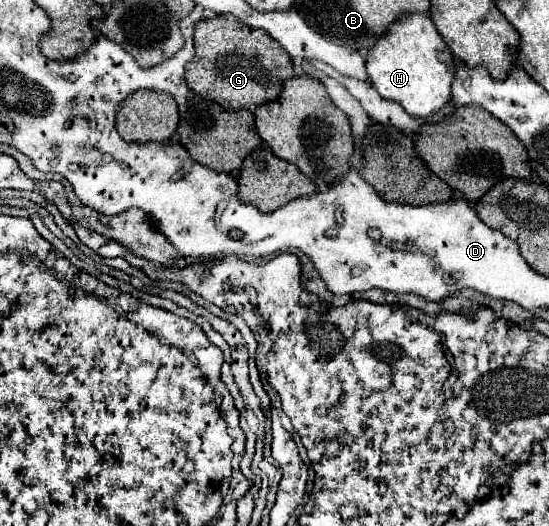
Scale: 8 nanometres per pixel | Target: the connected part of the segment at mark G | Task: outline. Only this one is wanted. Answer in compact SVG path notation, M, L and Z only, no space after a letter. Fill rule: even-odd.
M233 16L201 20L195 28L195 58L187 68L187 86L229 110L249 108L277 100L283 84L295 76L289 54L265 30L255 30Z

